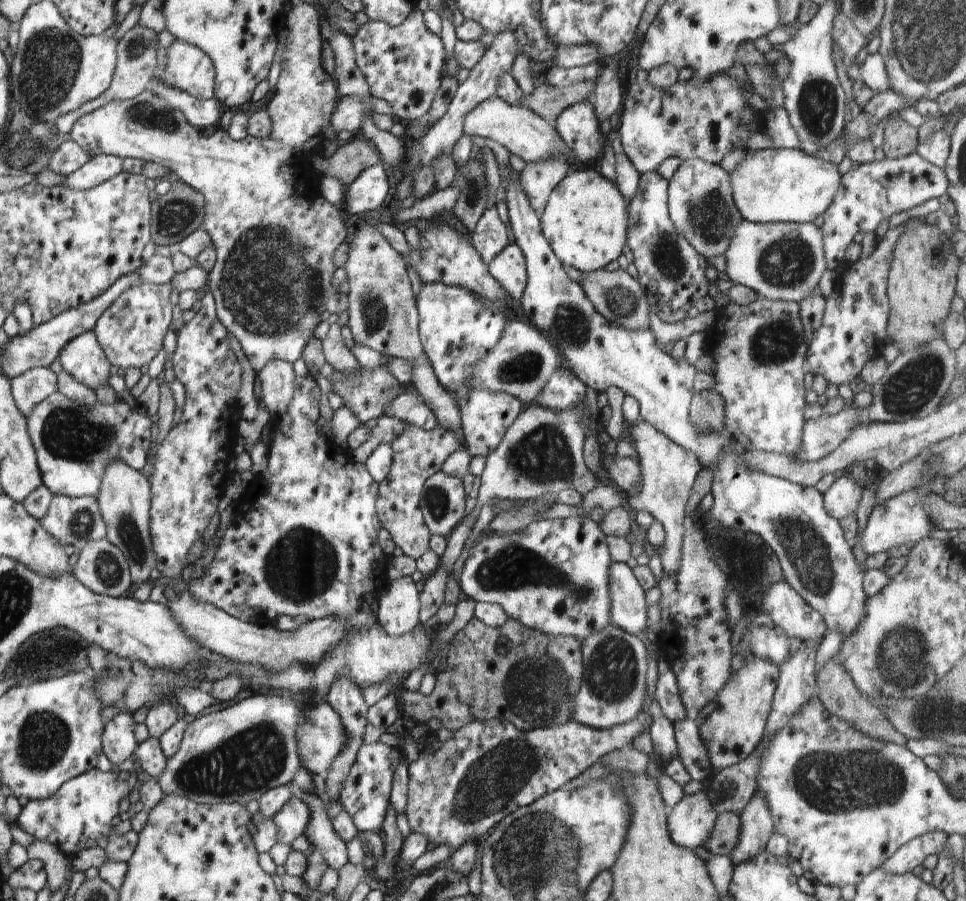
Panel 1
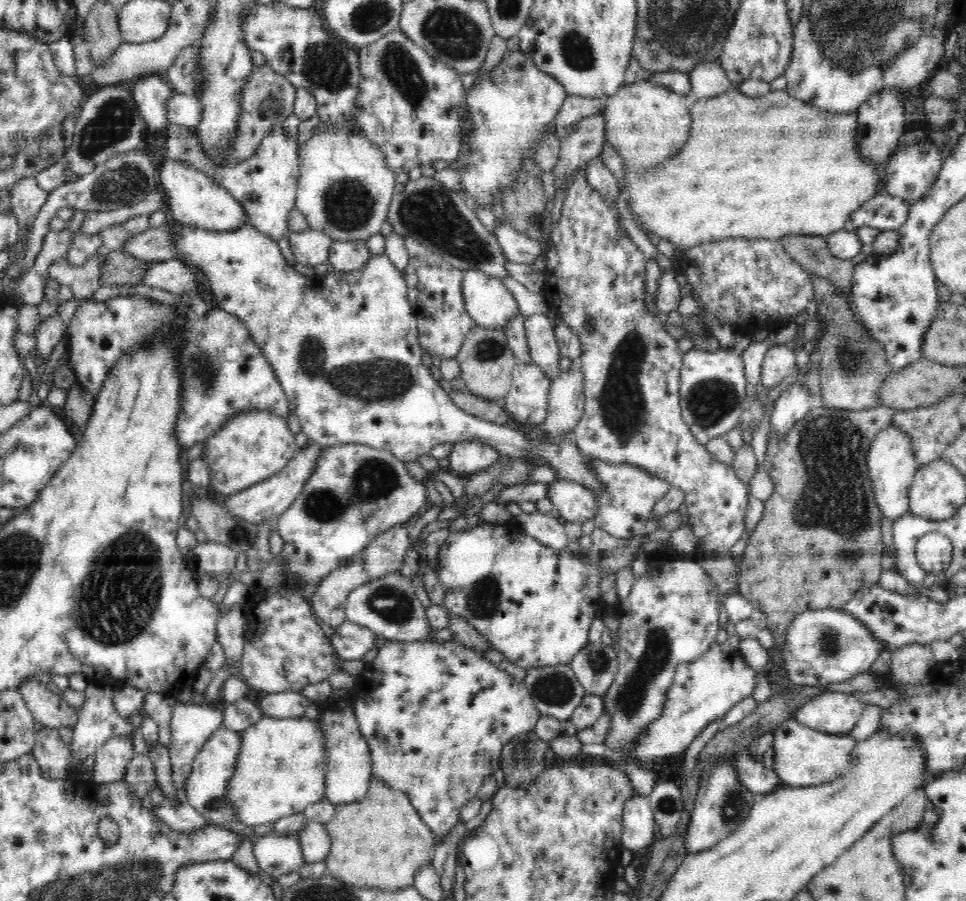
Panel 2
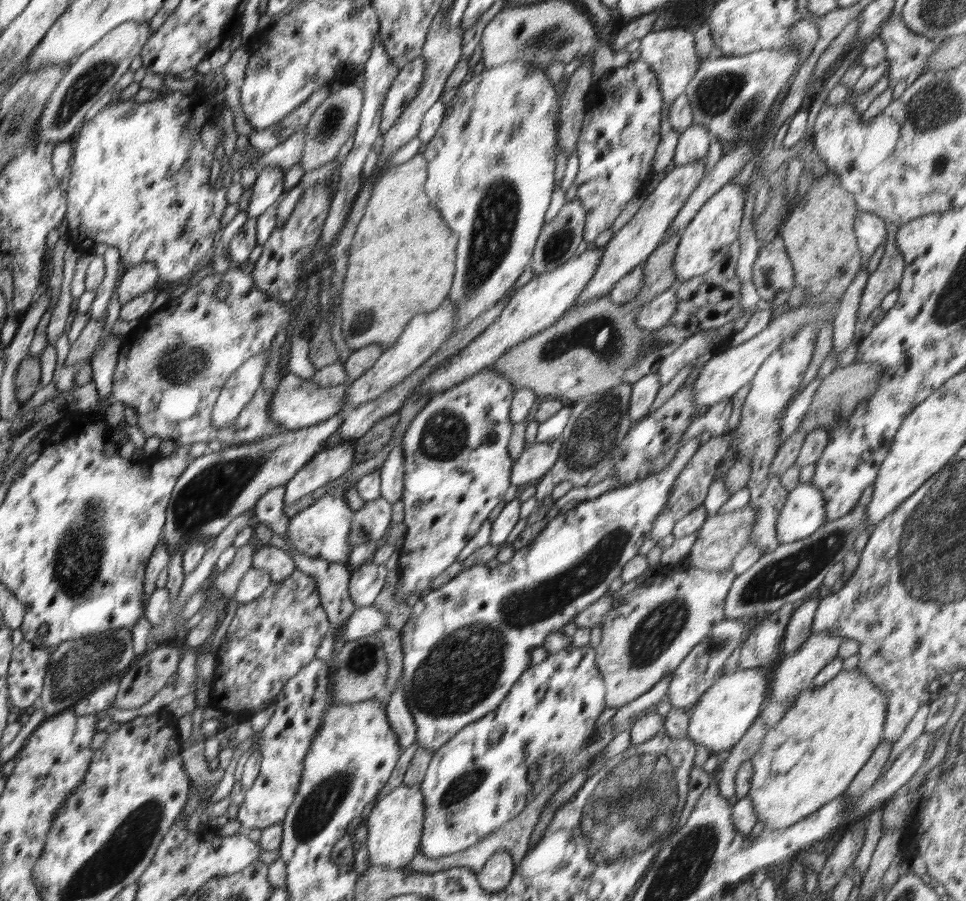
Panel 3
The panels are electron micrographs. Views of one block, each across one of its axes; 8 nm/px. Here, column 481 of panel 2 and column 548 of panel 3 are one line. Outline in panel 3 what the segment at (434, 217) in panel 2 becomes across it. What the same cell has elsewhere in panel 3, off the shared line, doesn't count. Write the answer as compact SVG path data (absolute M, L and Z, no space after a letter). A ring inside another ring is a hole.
M576 197L562 206L562 210L556 214L556 218L543 224L529 260L534 273L545 273L554 270L554 268L558 268L558 266L575 256L574 252L583 240L585 215L586 212L582 207L582 202Z

